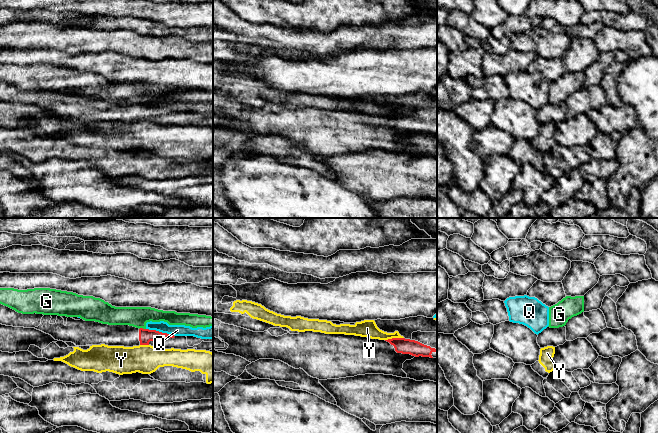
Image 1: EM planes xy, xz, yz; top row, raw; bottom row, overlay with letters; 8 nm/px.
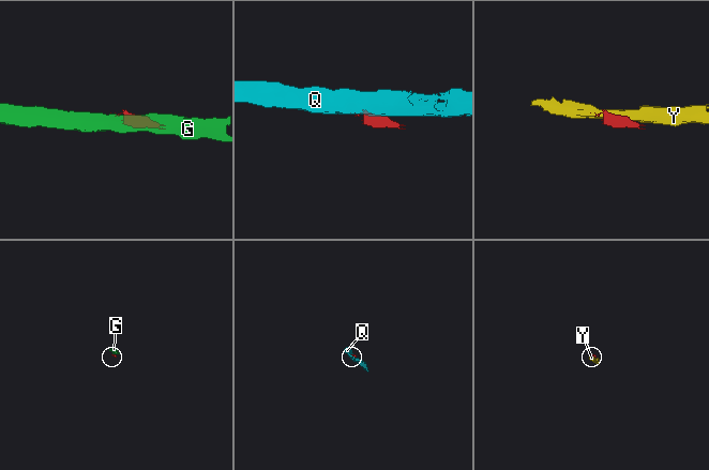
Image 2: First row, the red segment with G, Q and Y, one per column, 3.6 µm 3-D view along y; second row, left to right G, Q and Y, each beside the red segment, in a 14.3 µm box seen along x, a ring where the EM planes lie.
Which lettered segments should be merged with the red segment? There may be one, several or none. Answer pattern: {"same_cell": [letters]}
{"same_cell": []}

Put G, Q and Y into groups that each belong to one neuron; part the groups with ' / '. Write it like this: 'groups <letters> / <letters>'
groups G / Q / Y

